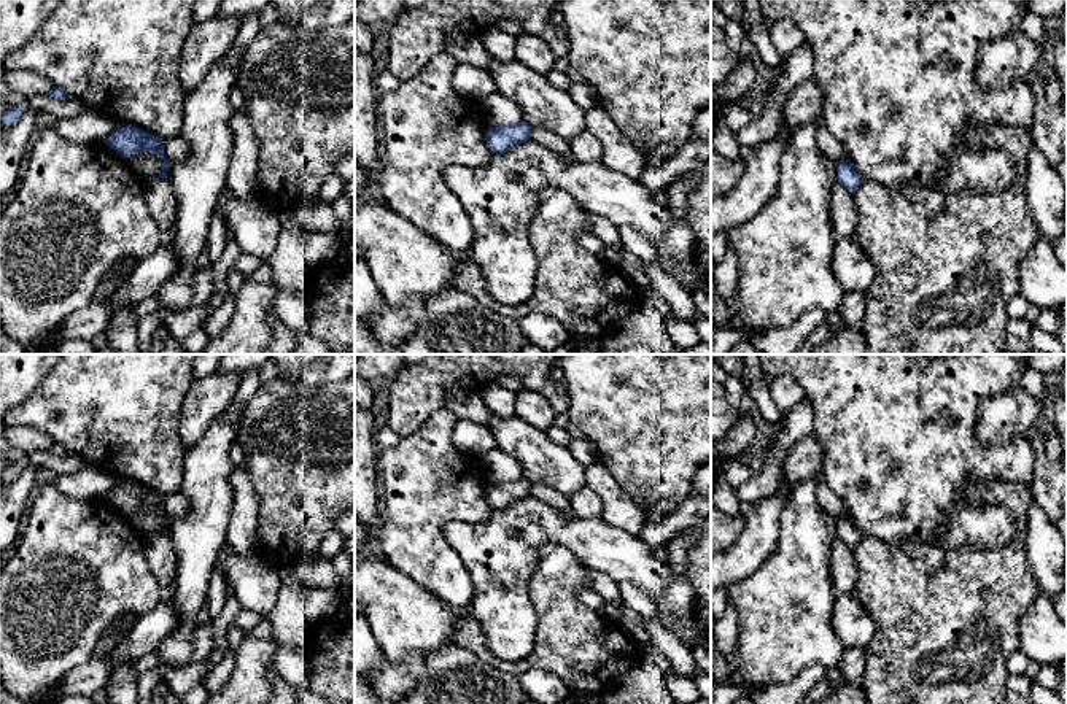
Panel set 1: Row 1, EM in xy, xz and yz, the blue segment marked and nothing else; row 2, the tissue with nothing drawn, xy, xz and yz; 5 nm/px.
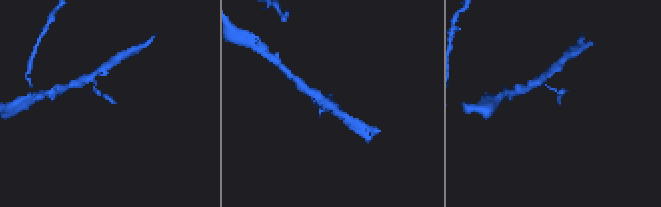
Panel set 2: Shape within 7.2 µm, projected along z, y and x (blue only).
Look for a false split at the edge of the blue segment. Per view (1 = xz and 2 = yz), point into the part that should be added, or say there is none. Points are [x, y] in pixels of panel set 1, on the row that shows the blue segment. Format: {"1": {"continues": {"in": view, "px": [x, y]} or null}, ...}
{"1": {"continues": null}, "2": {"continues": null}}

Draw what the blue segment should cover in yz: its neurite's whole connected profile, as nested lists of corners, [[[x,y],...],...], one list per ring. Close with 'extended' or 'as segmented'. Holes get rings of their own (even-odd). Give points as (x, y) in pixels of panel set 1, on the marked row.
[[[851,159],[836,162],[836,172],[838,172],[838,183],[844,186],[849,192],[854,192],[863,181],[863,178],[851,162]]]; as segmented

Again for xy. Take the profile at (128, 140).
[[[132,126],[118,127],[105,141],[105,145],[114,149],[121,157],[129,159],[132,154],[142,151],[149,151],[164,161],[161,175],[164,178],[170,170],[170,162],[162,149],[161,138],[145,132],[143,129],[135,129]]]; as segmented

